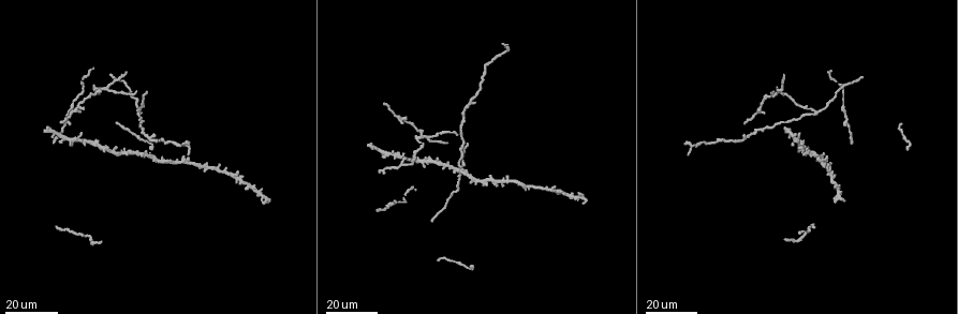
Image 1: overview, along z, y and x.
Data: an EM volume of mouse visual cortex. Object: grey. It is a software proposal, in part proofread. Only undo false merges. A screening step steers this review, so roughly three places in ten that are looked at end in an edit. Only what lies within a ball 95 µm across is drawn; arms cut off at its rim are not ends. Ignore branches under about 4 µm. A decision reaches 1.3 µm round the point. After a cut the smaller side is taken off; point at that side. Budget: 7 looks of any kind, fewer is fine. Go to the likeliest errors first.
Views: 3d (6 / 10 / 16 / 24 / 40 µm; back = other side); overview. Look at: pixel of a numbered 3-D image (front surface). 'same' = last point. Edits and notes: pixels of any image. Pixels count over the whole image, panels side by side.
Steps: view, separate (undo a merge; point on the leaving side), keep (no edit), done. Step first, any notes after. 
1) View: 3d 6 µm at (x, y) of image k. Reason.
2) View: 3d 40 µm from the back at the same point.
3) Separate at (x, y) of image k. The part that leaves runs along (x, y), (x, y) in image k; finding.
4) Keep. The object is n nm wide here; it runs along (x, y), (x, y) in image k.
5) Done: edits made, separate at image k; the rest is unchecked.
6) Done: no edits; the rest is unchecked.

View: 3d 16 µm at (393, 155) of image 1.

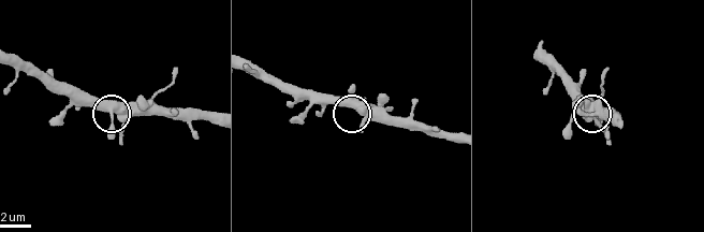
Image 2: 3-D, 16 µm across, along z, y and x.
View: 3d 6 µm at (364, 115) of image 2.

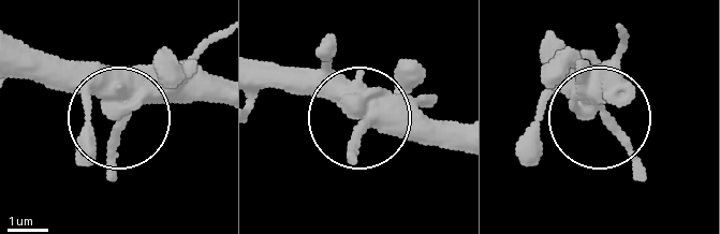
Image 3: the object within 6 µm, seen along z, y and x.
Keep. It runs along (631, 94), (597, 112), (549, 98), (539, 163) in image 3; continuous, no second neuron.

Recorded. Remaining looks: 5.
View: 3d 24 µm at (458, 174) of image 1. Three-way junction.

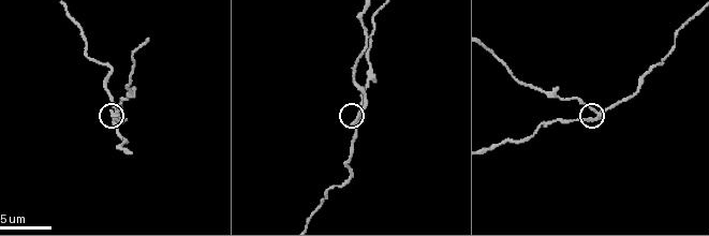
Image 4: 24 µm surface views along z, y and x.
View: 3d 10 µm at (114, 113) of image 4. Zoom in.

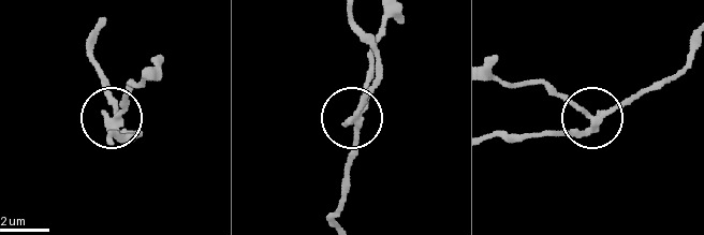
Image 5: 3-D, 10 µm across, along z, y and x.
Separate at (123, 94) of image 5. A second neuron is stuck on.

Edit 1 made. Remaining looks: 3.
View: 3d 24 µm at (122, 154) of image 1. Looks like a crossing.

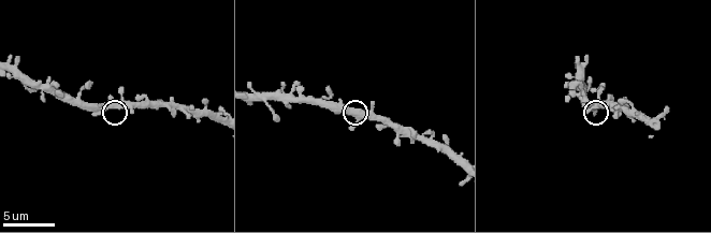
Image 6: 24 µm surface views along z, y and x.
View: 3d 10 µm at (360, 113) of image 6.

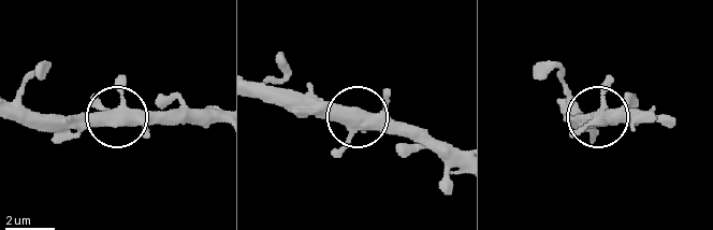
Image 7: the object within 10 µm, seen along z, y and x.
Keep. 5 arms meet here; all the same neuron.

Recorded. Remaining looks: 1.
Done: edits made, separate at image 5; the rest is unchecked.

